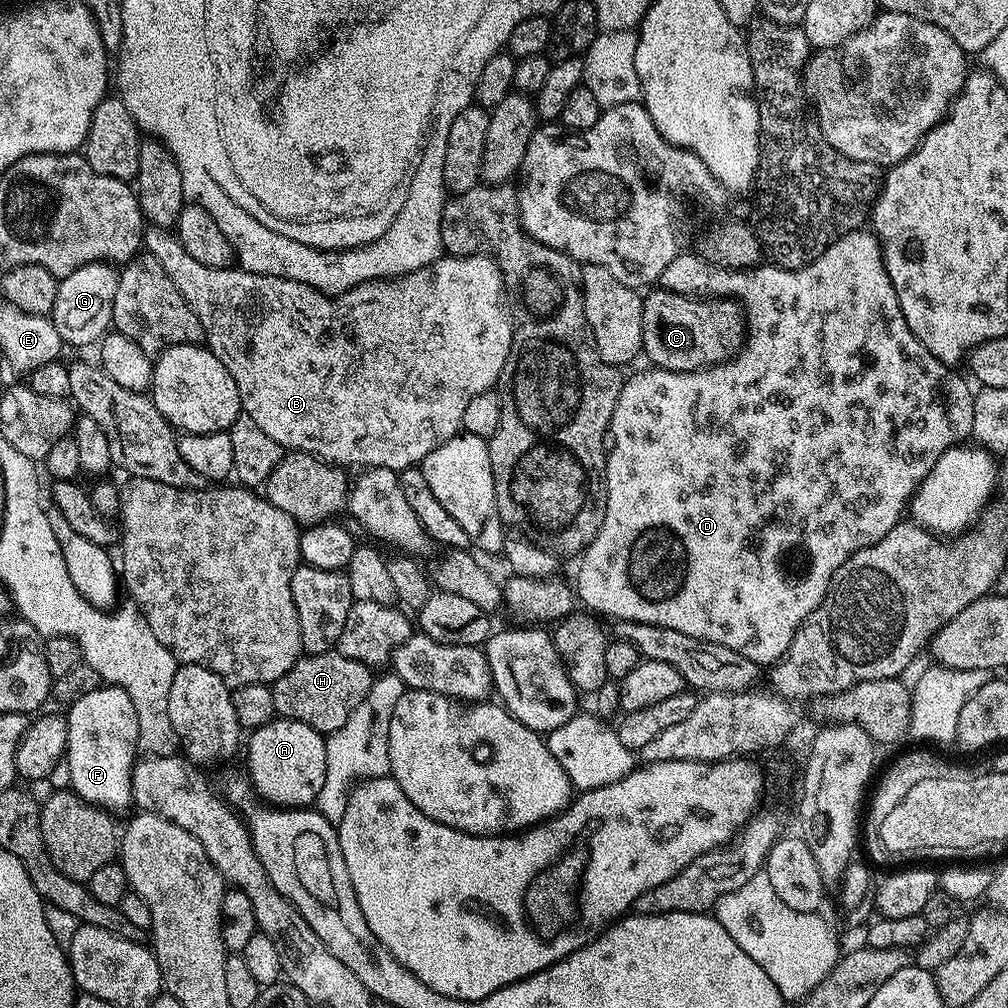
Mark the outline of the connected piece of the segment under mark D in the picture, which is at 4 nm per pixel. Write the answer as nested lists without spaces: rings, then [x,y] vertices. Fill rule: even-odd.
[[[857,230],[846,234],[838,242],[831,244],[814,262],[793,269],[781,268],[771,262],[754,268],[719,268],[708,263],[698,254],[681,253],[674,258],[674,262],[670,262],[670,266],[666,266],[666,270],[662,270],[658,284],[661,289],[677,292],[680,296],[727,298],[737,301],[740,307],[743,308],[746,317],[744,347],[731,360],[724,364],[713,364],[711,368],[700,368],[696,372],[675,372],[674,370],[648,366],[645,367],[645,372],[640,372],[637,376],[632,377],[629,375],[625,379],[624,388],[618,394],[618,406],[614,406],[614,414],[610,425],[611,447],[607,449],[604,465],[604,487],[608,493],[606,518],[602,518],[602,526],[598,530],[594,542],[589,544],[579,557],[579,560],[581,559],[580,569],[576,572],[574,592],[579,603],[589,613],[595,614],[597,617],[612,616],[613,621],[633,620],[639,624],[670,626],[670,630],[682,630],[682,634],[690,634],[690,638],[702,638],[706,642],[718,642],[718,646],[730,646],[730,650],[738,650],[738,654],[750,658],[750,662],[755,664],[771,666],[786,655],[794,634],[800,629],[805,618],[822,602],[822,598],[826,594],[836,571],[858,550],[862,550],[866,546],[874,546],[874,542],[882,542],[882,538],[886,538],[886,534],[890,534],[893,526],[901,523],[903,516],[900,515],[903,512],[905,515],[912,495],[916,493],[920,483],[926,478],[926,474],[930,474],[930,470],[934,470],[934,462],[938,462],[938,458],[942,458],[942,454],[946,454],[946,450],[963,445],[971,437],[972,423],[974,422],[974,392],[973,389],[968,389],[967,382],[956,373],[956,370],[942,363],[938,358],[934,358],[934,354],[930,354],[930,350],[926,350],[926,346],[922,346],[922,342],[918,342],[918,338],[912,333],[910,326],[906,326],[902,306],[898,306],[898,294],[894,294],[894,286],[886,274],[884,254],[880,251],[880,241],[876,239],[871,231]]]

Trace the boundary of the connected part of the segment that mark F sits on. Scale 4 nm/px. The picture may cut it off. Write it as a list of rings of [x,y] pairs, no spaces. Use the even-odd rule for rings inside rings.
[[[101,686],[90,690],[90,694],[82,694],[82,698],[78,698],[66,712],[68,721],[68,751],[66,753],[66,768],[68,764],[68,780],[71,791],[77,792],[81,798],[91,804],[97,804],[99,808],[105,810],[117,810],[116,808],[133,807],[132,802],[132,768],[138,759],[138,714],[134,714],[134,702],[130,698],[130,694],[126,694],[126,690],[114,688],[111,686]]]

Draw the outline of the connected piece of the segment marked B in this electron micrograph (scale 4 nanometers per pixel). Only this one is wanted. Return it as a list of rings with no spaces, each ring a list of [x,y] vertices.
[[[145,227],[142,237],[142,248],[145,253],[154,258],[158,258],[158,262],[162,262],[162,270],[166,270],[166,274],[170,274],[170,282],[174,282],[174,286],[178,286],[178,294],[182,294],[182,298],[186,298],[186,302],[190,306],[190,310],[194,310],[194,314],[198,318],[198,322],[204,331],[203,343],[212,351],[214,358],[218,358],[218,362],[222,362],[222,366],[226,366],[226,370],[230,370],[230,378],[234,378],[234,386],[238,386],[238,398],[243,415],[254,418],[254,422],[258,422],[258,427],[270,434],[270,438],[274,438],[274,442],[278,442],[281,448],[291,450],[293,452],[309,452],[311,456],[315,456],[333,466],[349,466],[348,464],[360,464],[364,468],[389,468],[398,474],[403,472],[405,468],[415,468],[421,464],[426,458],[426,454],[430,454],[430,450],[434,450],[442,442],[446,442],[451,436],[457,435],[462,429],[462,414],[466,410],[466,405],[470,402],[470,398],[474,398],[474,394],[482,394],[483,392],[491,392],[497,387],[502,370],[506,366],[506,358],[510,354],[510,346],[512,345],[512,334],[514,331],[514,323],[508,317],[508,308],[504,305],[504,276],[500,273],[500,268],[495,264],[491,255],[475,255],[475,256],[449,256],[441,255],[440,259],[435,260],[430,266],[426,266],[422,270],[414,270],[405,276],[398,276],[395,280],[368,280],[365,284],[354,286],[350,290],[340,293],[338,296],[327,296],[324,292],[314,290],[310,286],[306,286],[302,282],[294,282],[287,280],[281,276],[263,276],[262,274],[254,274],[246,272],[239,266],[229,266],[227,268],[215,268],[214,266],[202,266],[202,262],[197,262],[194,258],[190,258],[190,254],[186,254],[186,250],[180,244],[179,236],[173,234],[167,228]]]

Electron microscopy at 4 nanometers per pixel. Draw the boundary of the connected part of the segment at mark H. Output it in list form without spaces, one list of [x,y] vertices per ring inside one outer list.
[[[338,650],[323,652],[317,656],[301,655],[282,678],[271,684],[276,716],[285,720],[297,720],[322,734],[331,734],[342,727],[346,718],[370,694],[374,679],[373,669],[362,662],[343,656]]]

